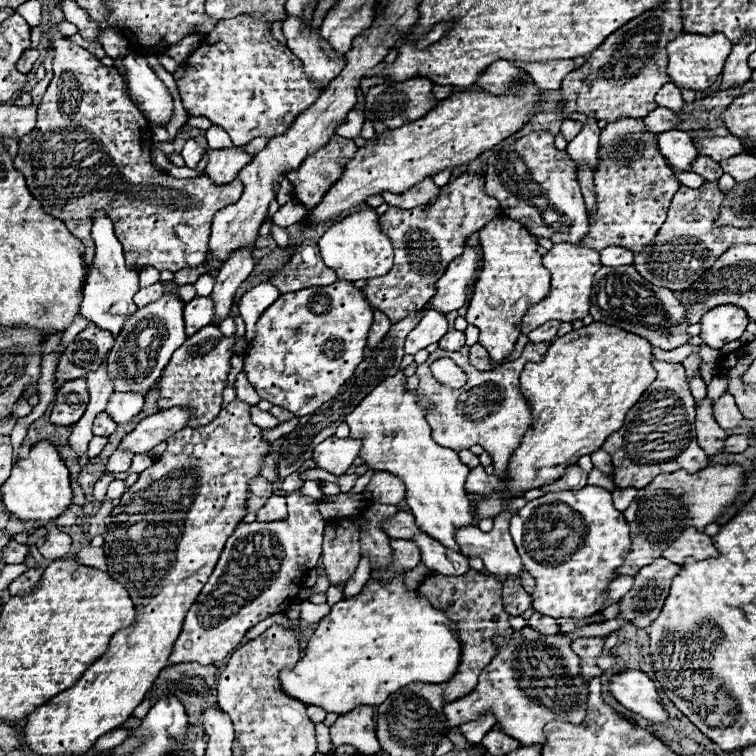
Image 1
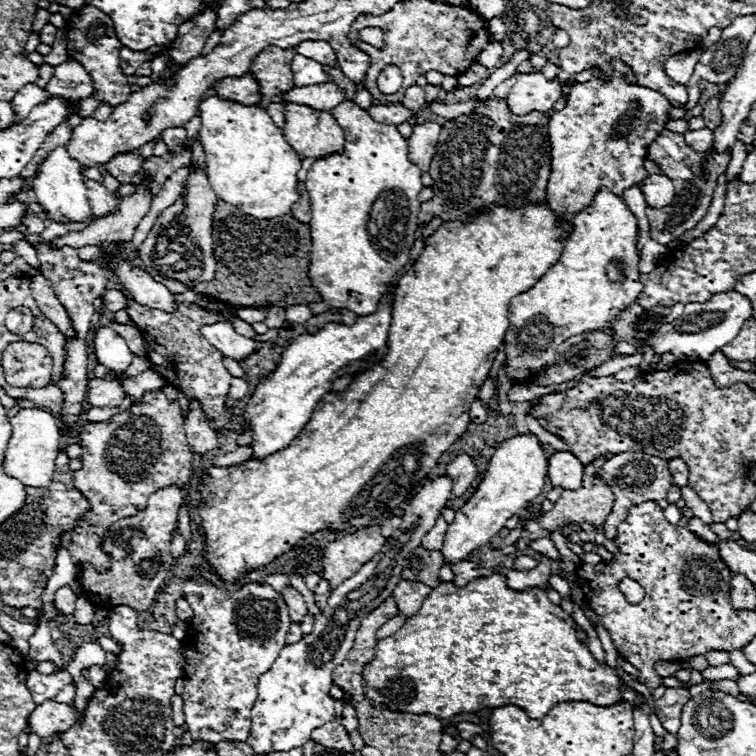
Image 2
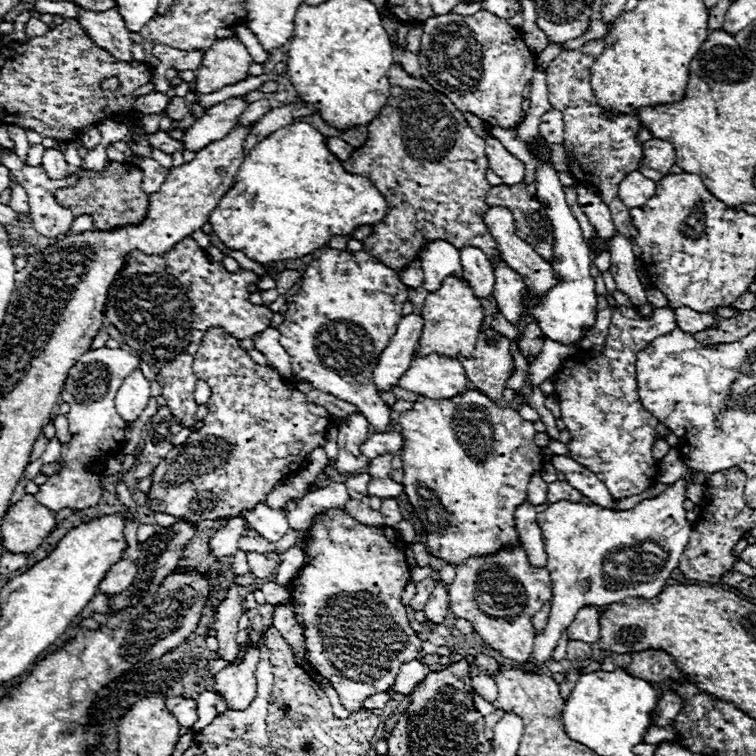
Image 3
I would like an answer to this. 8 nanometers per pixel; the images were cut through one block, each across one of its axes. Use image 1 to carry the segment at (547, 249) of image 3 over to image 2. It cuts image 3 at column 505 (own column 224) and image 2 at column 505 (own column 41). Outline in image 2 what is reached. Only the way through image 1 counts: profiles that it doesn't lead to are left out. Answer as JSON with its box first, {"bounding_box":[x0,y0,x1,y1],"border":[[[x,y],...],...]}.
{"bounding_box":[418,100,550,226],"border":[[[486,100],[480,102],[476,112],[470,116],[460,116],[448,120],[442,126],[436,156],[430,166],[430,176],[434,178],[434,198],[420,206],[418,222],[420,226],[430,222],[434,216],[442,220],[470,222],[476,212],[484,210],[496,202],[508,202],[512,206],[528,204],[534,200],[544,200],[546,186],[550,178],[550,140],[548,140],[550,116],[544,112],[530,112],[528,116],[512,116],[506,102]]]}

